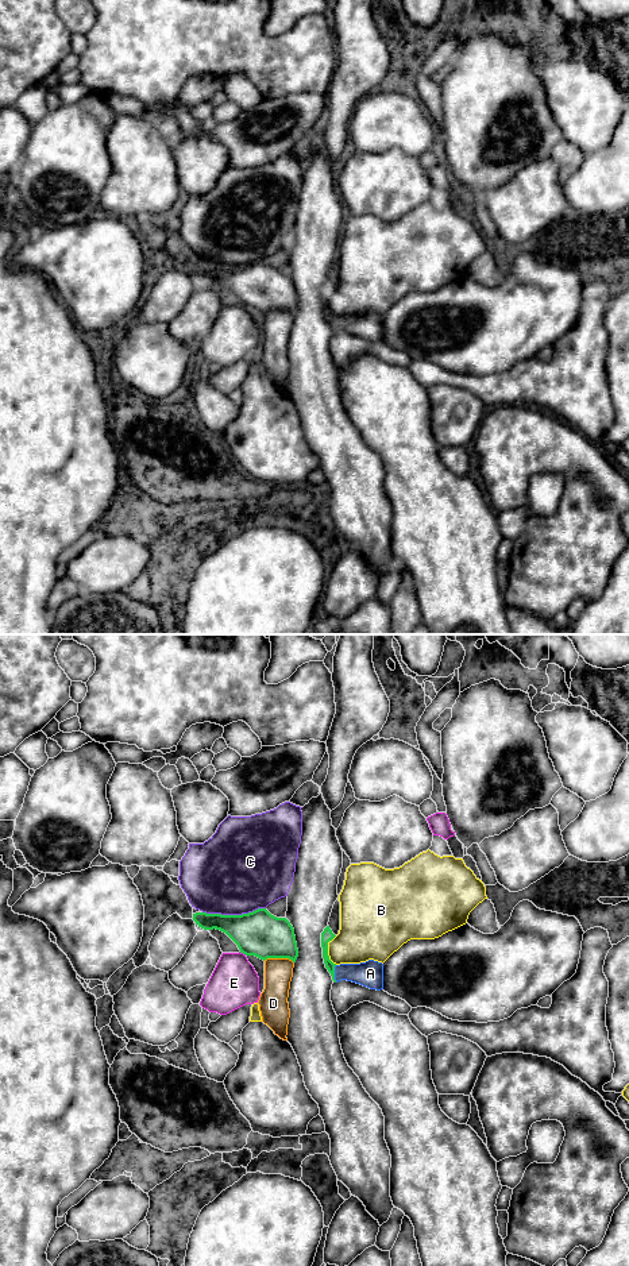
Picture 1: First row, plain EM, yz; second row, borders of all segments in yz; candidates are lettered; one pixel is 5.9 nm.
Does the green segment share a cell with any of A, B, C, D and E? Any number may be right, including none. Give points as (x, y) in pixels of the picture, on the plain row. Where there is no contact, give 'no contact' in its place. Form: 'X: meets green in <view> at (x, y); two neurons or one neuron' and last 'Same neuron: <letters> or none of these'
A: meets green in yz at (334, 325); one neuron
B: meets green in yz at (327, 301); two neurons
C: meets green in yz at (234, 267); two neurons
D: meets green in yz at (278, 309); two neurons
E: meets green in yz at (243, 305); two neurons
Same neuron: A

